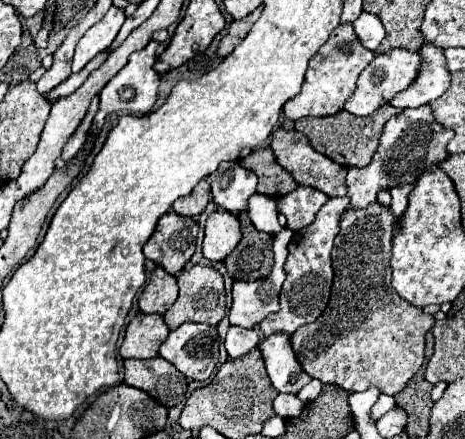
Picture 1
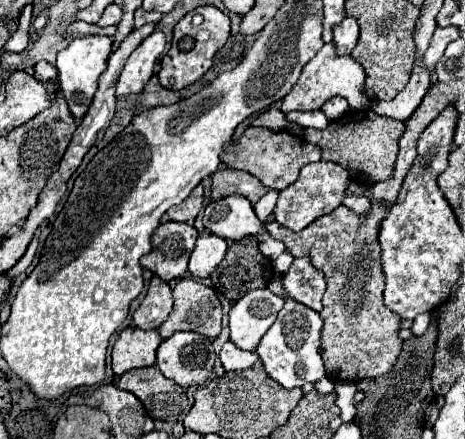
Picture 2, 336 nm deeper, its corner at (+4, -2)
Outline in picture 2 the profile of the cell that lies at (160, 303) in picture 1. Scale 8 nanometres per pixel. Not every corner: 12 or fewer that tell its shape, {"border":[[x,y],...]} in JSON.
{"border":[[159,276],[149,282],[147,296],[133,314],[143,330],[167,320],[173,298]]}

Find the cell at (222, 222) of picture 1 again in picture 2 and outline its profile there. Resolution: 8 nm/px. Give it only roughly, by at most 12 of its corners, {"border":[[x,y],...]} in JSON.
{"border":[[199,236],[189,260],[191,276],[207,278],[219,266],[227,240]]}

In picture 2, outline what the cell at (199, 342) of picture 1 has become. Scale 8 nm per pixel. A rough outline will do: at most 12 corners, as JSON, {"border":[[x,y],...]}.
{"border":[[177,332],[157,348],[159,370],[183,388],[211,376],[213,342]]}

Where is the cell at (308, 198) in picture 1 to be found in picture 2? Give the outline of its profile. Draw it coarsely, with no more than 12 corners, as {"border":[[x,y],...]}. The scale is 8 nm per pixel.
{"border":[[321,160],[279,192],[273,216],[299,232],[341,204],[349,174]]}

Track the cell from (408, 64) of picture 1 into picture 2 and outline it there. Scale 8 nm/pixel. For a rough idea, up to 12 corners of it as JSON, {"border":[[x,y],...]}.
{"border":[[341,96],[327,100],[321,110],[329,120],[347,112],[347,100]]}

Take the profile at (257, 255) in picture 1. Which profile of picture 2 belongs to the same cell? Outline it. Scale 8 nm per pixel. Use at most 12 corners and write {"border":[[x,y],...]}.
{"border":[[255,236],[231,242],[211,274],[231,302],[265,288],[273,264]]}

